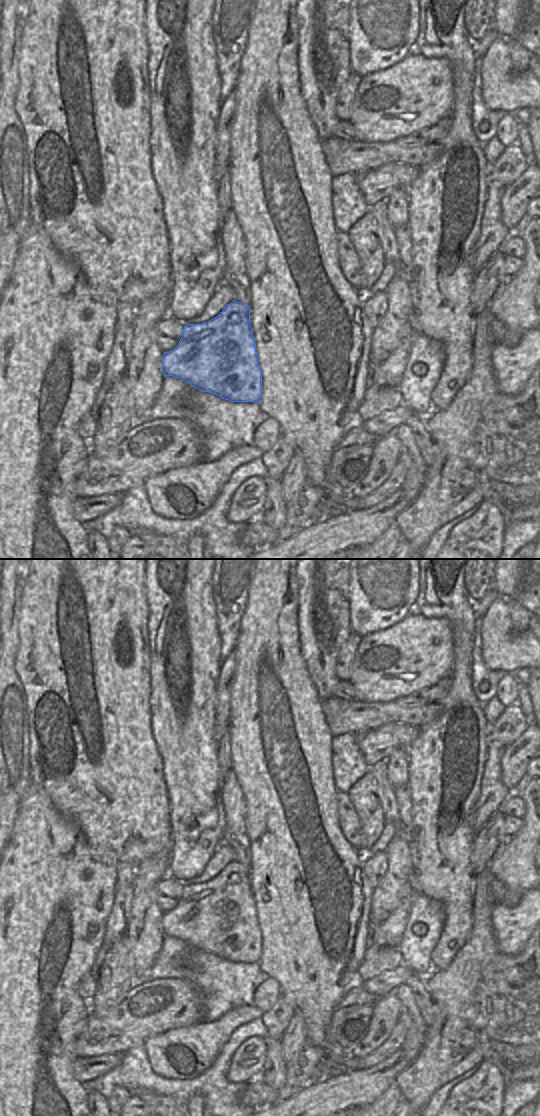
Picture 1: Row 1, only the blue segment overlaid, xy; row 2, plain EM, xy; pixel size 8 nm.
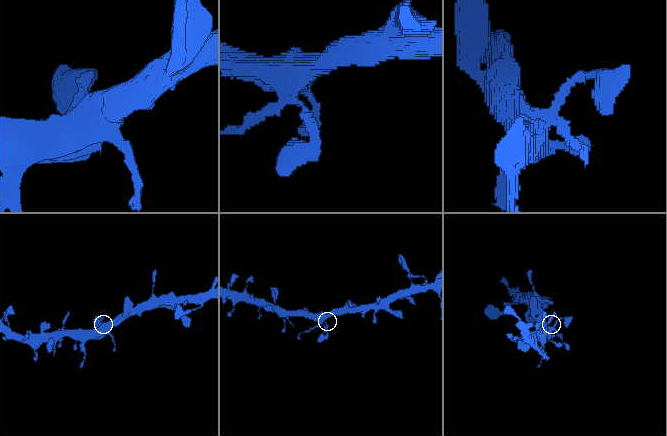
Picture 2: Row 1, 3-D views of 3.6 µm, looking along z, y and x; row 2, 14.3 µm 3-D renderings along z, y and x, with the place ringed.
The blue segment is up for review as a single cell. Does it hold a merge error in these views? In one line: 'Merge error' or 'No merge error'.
Merge error.

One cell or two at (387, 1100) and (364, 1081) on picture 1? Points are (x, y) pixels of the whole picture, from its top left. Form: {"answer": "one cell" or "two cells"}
{"answer": "two cells"}

